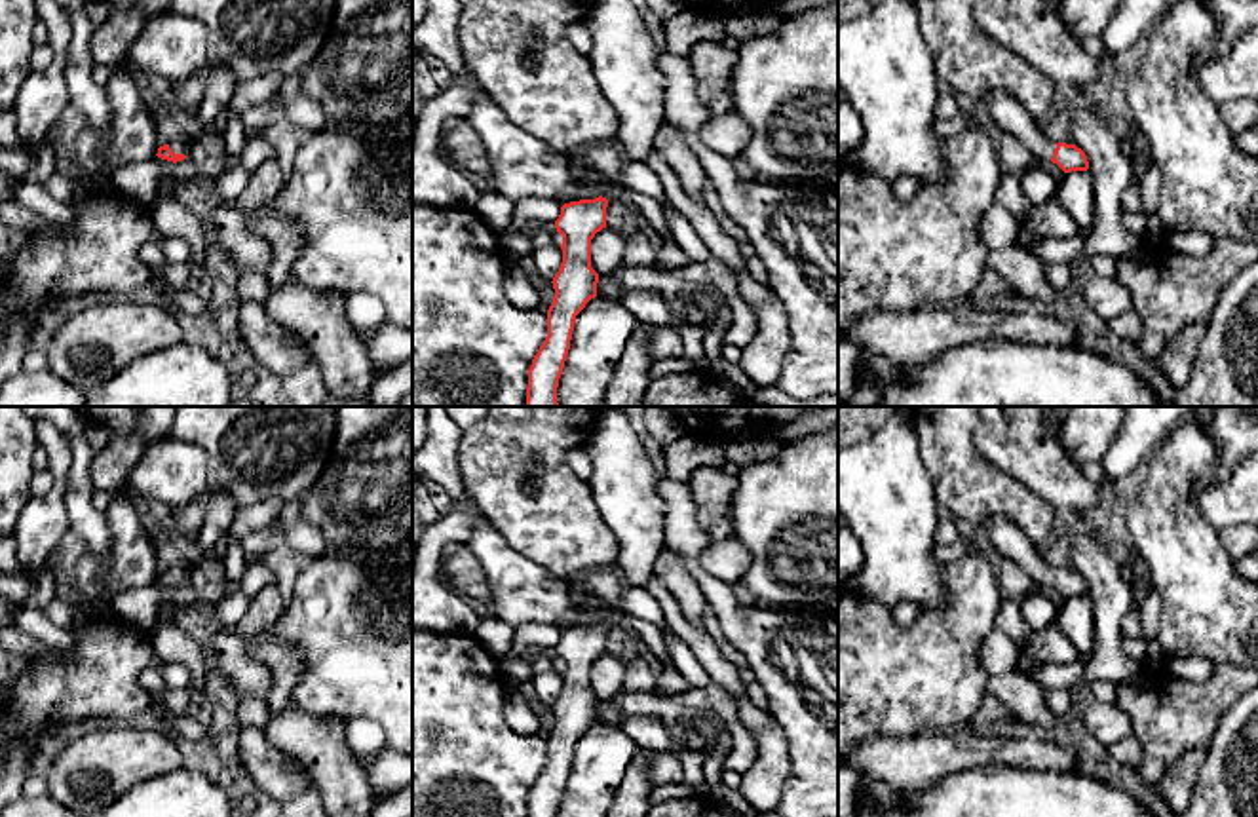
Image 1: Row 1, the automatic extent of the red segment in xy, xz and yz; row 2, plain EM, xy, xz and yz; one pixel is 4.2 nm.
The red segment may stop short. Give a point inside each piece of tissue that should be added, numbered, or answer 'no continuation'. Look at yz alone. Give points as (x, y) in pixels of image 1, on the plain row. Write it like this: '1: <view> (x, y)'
1: yz (1006, 536)

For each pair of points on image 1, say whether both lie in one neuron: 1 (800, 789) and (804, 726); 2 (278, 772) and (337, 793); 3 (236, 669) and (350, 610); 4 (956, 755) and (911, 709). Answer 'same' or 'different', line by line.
1: same
2: different
3: same
4: different

